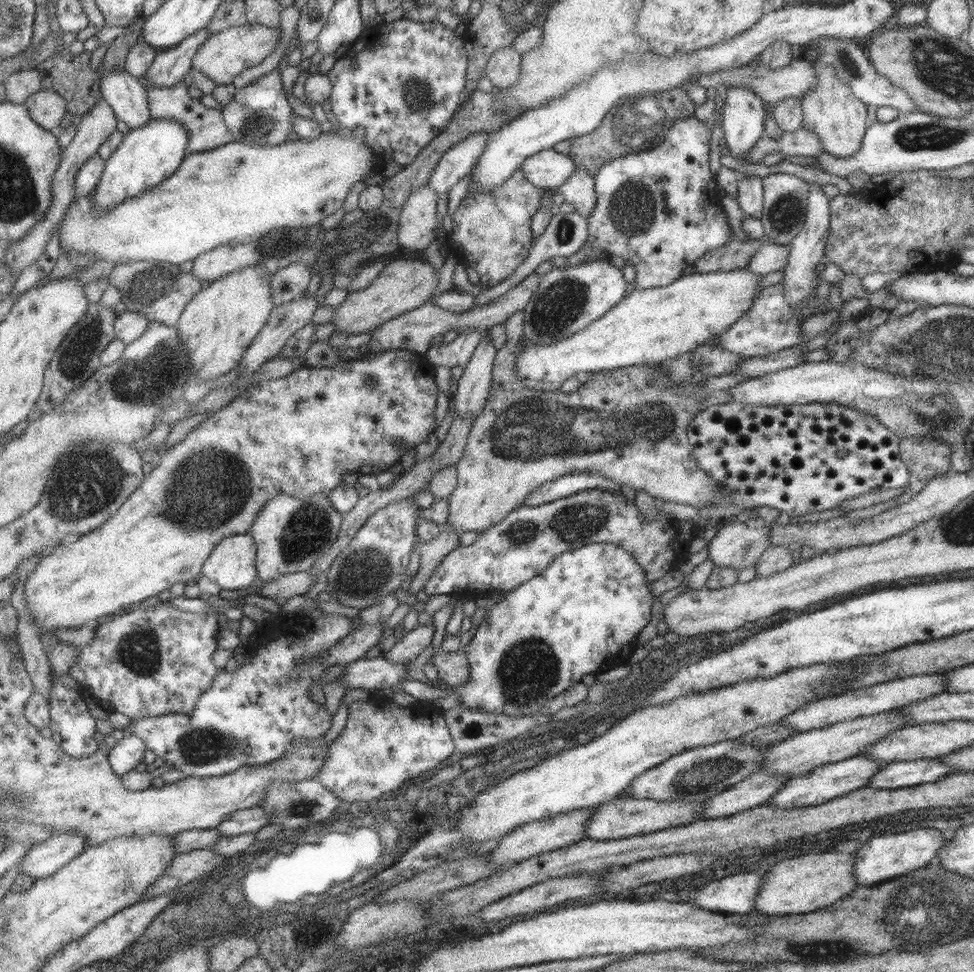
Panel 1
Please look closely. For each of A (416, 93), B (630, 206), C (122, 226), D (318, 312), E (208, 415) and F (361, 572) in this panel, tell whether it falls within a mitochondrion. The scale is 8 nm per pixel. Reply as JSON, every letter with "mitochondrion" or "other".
{"A":"mitochondrion","B":"mitochondrion","C":"other","D":"other","E":"other","F":"mitochondrion"}

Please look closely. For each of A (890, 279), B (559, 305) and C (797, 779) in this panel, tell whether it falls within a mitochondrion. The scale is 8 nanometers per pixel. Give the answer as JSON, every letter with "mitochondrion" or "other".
{"A":"other","B":"mitochondrion","C":"other"}

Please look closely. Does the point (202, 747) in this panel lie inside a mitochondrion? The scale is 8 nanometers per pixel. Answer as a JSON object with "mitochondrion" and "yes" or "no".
{"mitochondrion":"yes"}

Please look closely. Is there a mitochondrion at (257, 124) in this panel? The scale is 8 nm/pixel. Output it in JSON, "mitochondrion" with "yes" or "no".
{"mitochondrion":"yes"}

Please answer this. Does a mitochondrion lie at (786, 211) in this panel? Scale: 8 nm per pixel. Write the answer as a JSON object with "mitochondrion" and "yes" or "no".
{"mitochondrion":"yes"}

